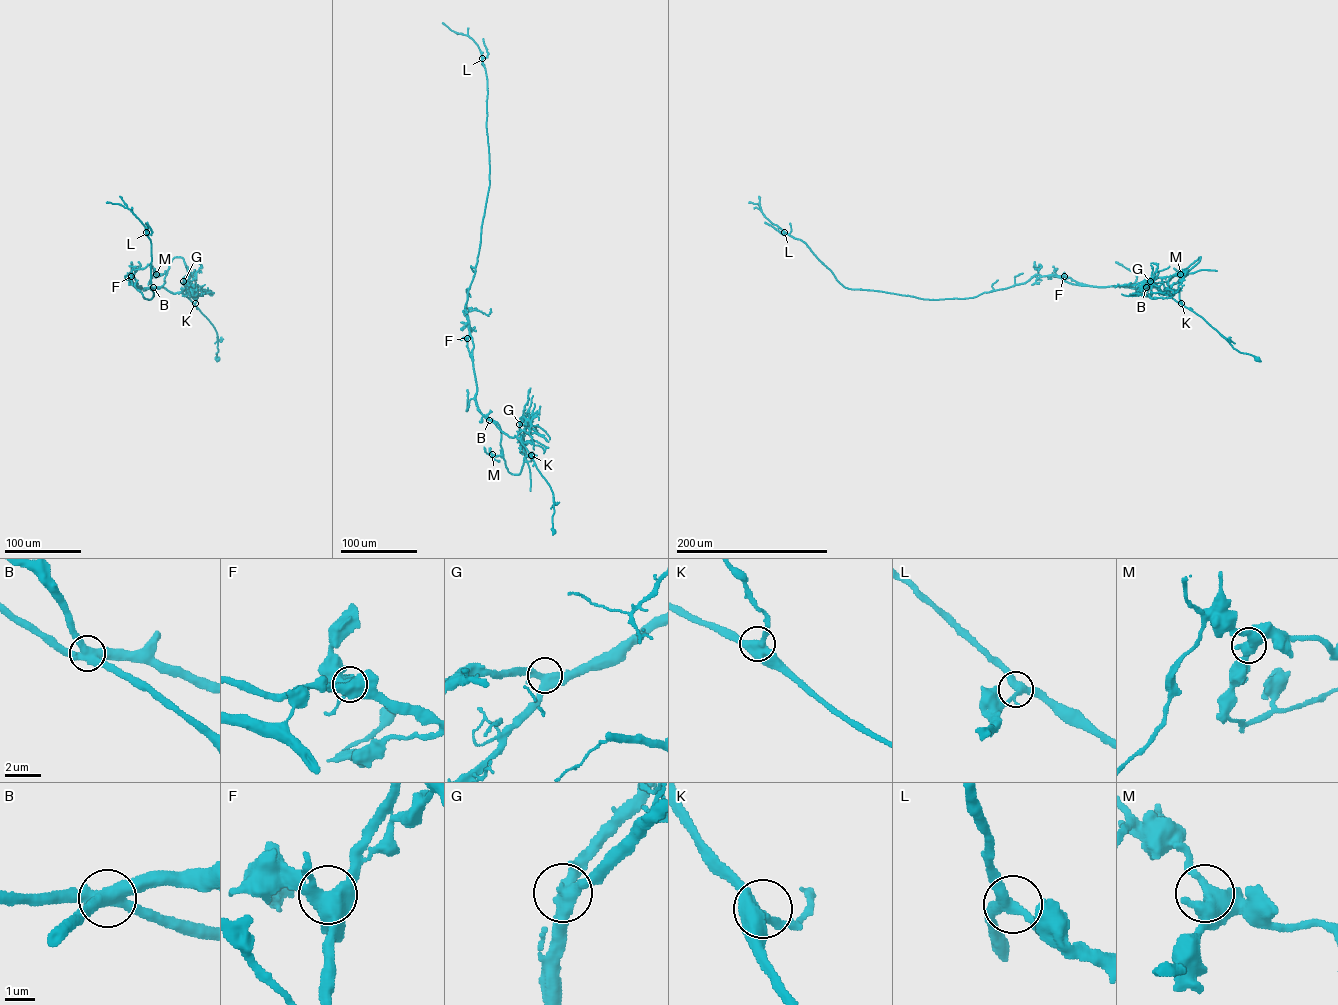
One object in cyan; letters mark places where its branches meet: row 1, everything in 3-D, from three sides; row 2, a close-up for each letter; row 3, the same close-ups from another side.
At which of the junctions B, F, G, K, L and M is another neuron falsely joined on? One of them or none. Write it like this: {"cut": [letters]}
{"cut": ["B"]}

